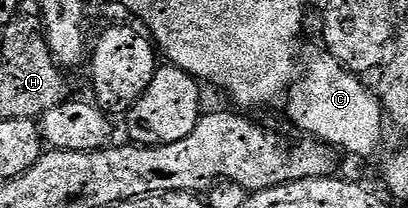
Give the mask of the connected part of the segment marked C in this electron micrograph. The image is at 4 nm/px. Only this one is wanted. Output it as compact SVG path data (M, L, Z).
M324 48L304 51L303 69L299 77L294 81L288 95L289 118L301 130L306 130L306 135L320 140L338 151L346 150L349 154L358 154L361 158L369 158L381 146L381 133L387 127L387 115L382 109L381 99L371 89L361 83L362 75L349 70L339 60L335 60L332 54Z

